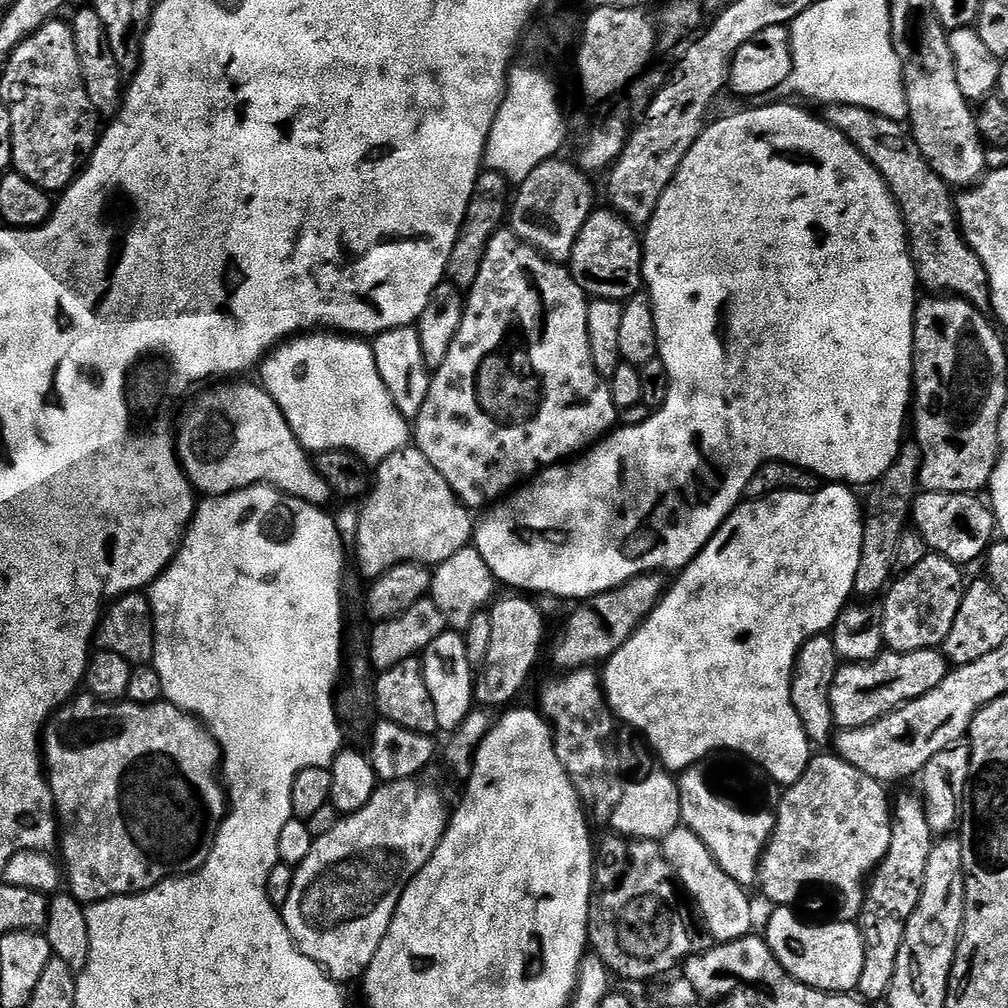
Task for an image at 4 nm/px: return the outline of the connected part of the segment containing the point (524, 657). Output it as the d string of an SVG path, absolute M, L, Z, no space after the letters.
M520 594L508 595L512 596L505 600L497 599L490 608L490 650L474 680L474 700L480 706L506 704L518 695L544 644L543 614L528 601L531 599Z

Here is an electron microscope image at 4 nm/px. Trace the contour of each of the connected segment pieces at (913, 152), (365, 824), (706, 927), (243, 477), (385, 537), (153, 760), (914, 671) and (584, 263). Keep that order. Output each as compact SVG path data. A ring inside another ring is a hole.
M830 104L826 112L828 123L834 125L872 163L874 170L882 174L891 188L892 197L904 216L917 281L923 287L925 284L929 293L958 296L961 300L969 300L976 308L987 309L992 299L988 275L978 254L970 250L960 230L953 189L933 170L930 162L926 162L909 129L899 120L862 110L862 106Z
M424 778L389 780L381 783L368 802L357 812L337 819L326 834L315 837L310 854L294 868L294 886L290 886L290 898L282 909L284 925L296 943L296 949L306 958L327 972L330 979L359 981L370 966L406 886L426 866L442 842L448 829L450 808L444 805L444 796Z
M683 826L675 828L670 830L670 834L664 836L662 847L679 887L683 891L684 888L688 891L687 899L694 905L702 921L703 931L713 941L722 944L734 942L753 931L752 904L744 893L747 892L745 885L734 882L734 878L730 878L730 874L726 874L726 870L718 866L710 850L696 834Z
M216 382L200 390L205 392L197 391L191 397L193 400L189 402L188 409L181 414L180 421L175 421L176 454L180 457L180 465L188 475L193 489L201 497L211 498L225 496L243 488L253 488L255 484L267 484L269 488L276 488L307 504L327 505L327 500L334 496L332 488L320 473L313 457L311 460L307 450L300 445L303 444L301 437L290 430L278 402L274 402L274 398L270 398L270 394L259 383L236 383L240 382Z
M414 446L399 448L379 461L377 468L356 524L356 560L362 575L375 578L398 564L435 566L469 547L474 536L469 509L430 466L426 454Z
M77 694L68 703L63 704L44 725L42 759L46 765L52 801L56 804L56 814L62 825L58 832L58 852L64 855L62 864L66 869L66 888L81 904L87 906L100 900L113 900L115 896L131 896L137 892L145 892L147 888L154 888L173 876L188 876L191 872L197 872L211 854L212 840L216 837L216 830L224 819L229 805L226 789L221 783L220 744L195 716L188 715L178 706L167 702L111 704L87 694Z
M935 648L913 652L881 651L878 658L868 664L841 663L830 686L830 710L832 723L837 729L861 728L875 720L881 720L896 708L909 704L922 694L930 694L934 686L942 682L950 671L948 659L943 651Z
M597 207L587 218L574 242L572 256L566 262L569 273L578 282L578 286L589 297L597 300L614 300L623 302L641 291L644 282L644 250L637 229L629 224L623 216L613 212L611 207Z

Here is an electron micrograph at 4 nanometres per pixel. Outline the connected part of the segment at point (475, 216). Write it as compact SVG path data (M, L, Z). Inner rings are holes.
M491 170L481 171L474 186L474 194L470 206L464 215L462 226L458 230L458 238L454 242L454 250L450 250L450 262L446 273L453 286L467 290L474 286L478 278L478 270L482 266L482 258L488 249L488 242L493 233L499 231L506 220L510 208L510 184L504 176Z

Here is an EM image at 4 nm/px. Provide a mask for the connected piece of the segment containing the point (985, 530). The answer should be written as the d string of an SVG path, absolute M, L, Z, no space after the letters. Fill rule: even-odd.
M921 491L912 501L911 523L915 531L922 534L922 538L928 543L929 549L937 556L945 556L950 562L967 566L976 559L983 557L994 543L997 535L996 516L987 503L980 501L979 495L970 492L926 492Z

